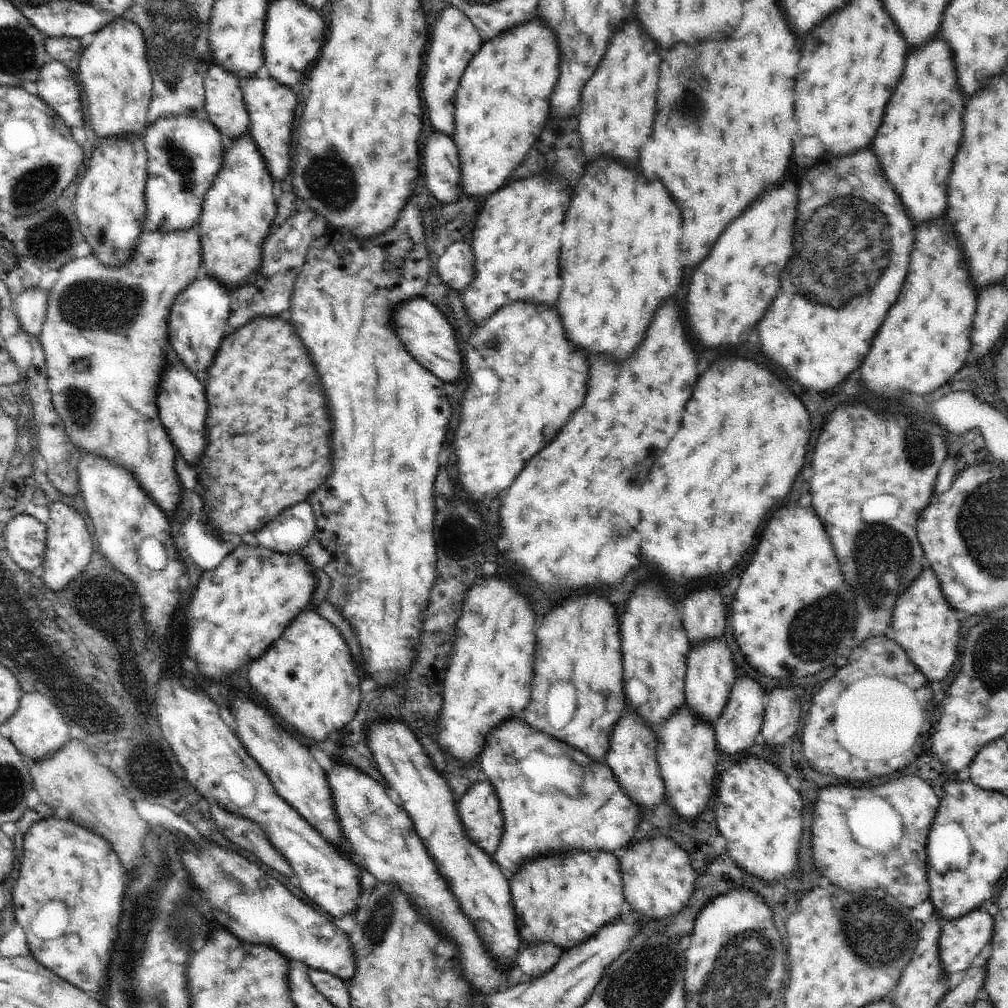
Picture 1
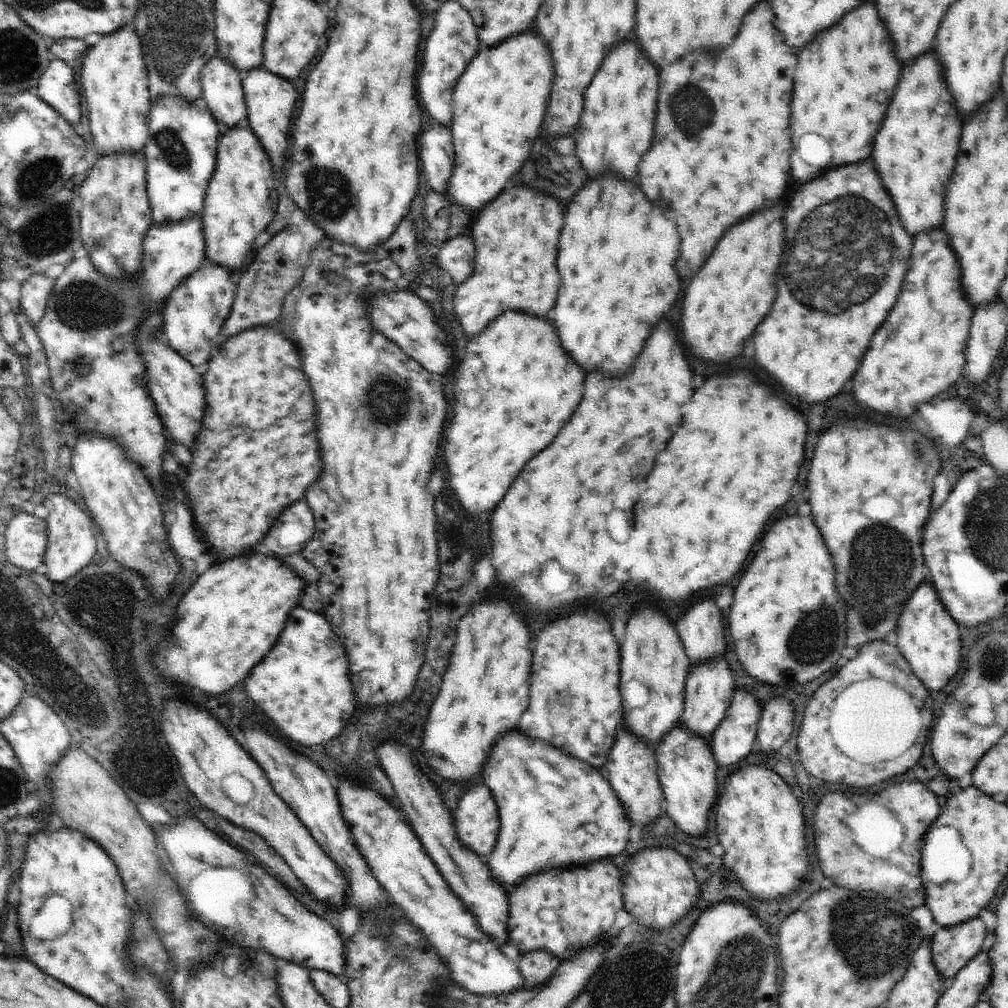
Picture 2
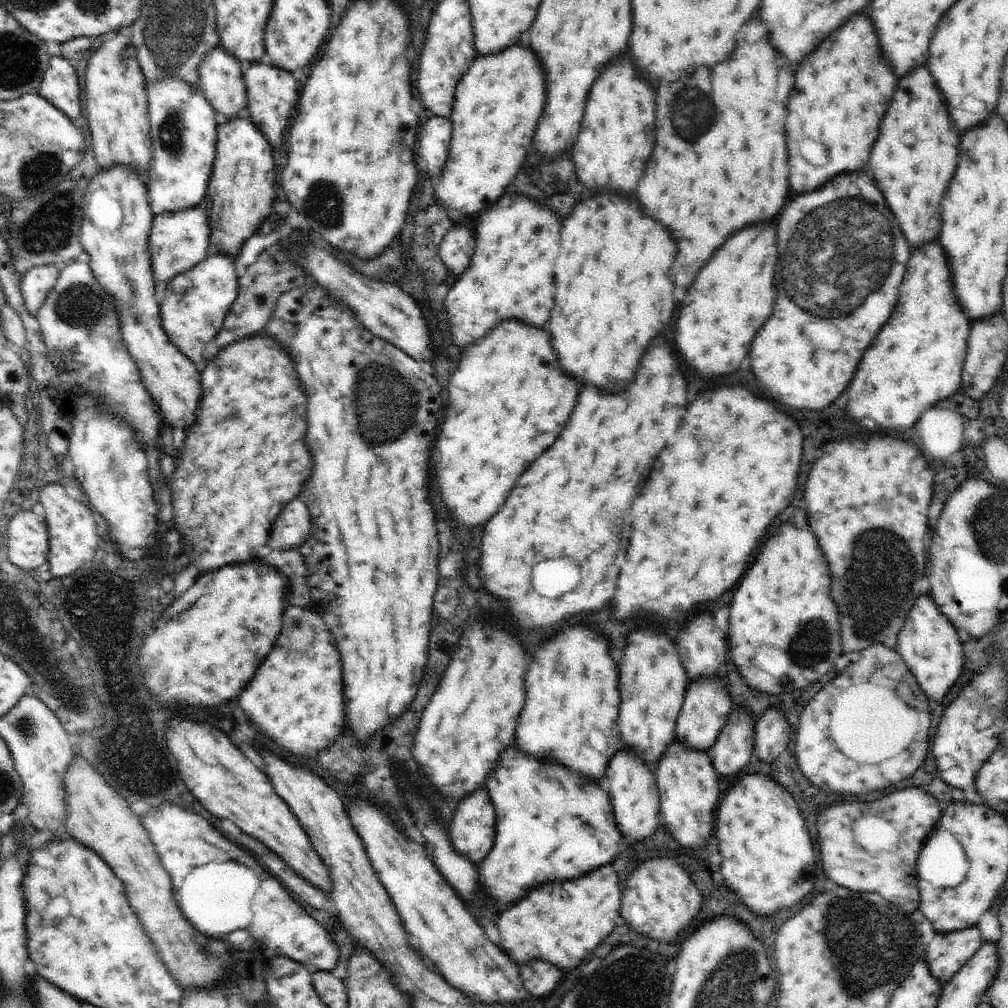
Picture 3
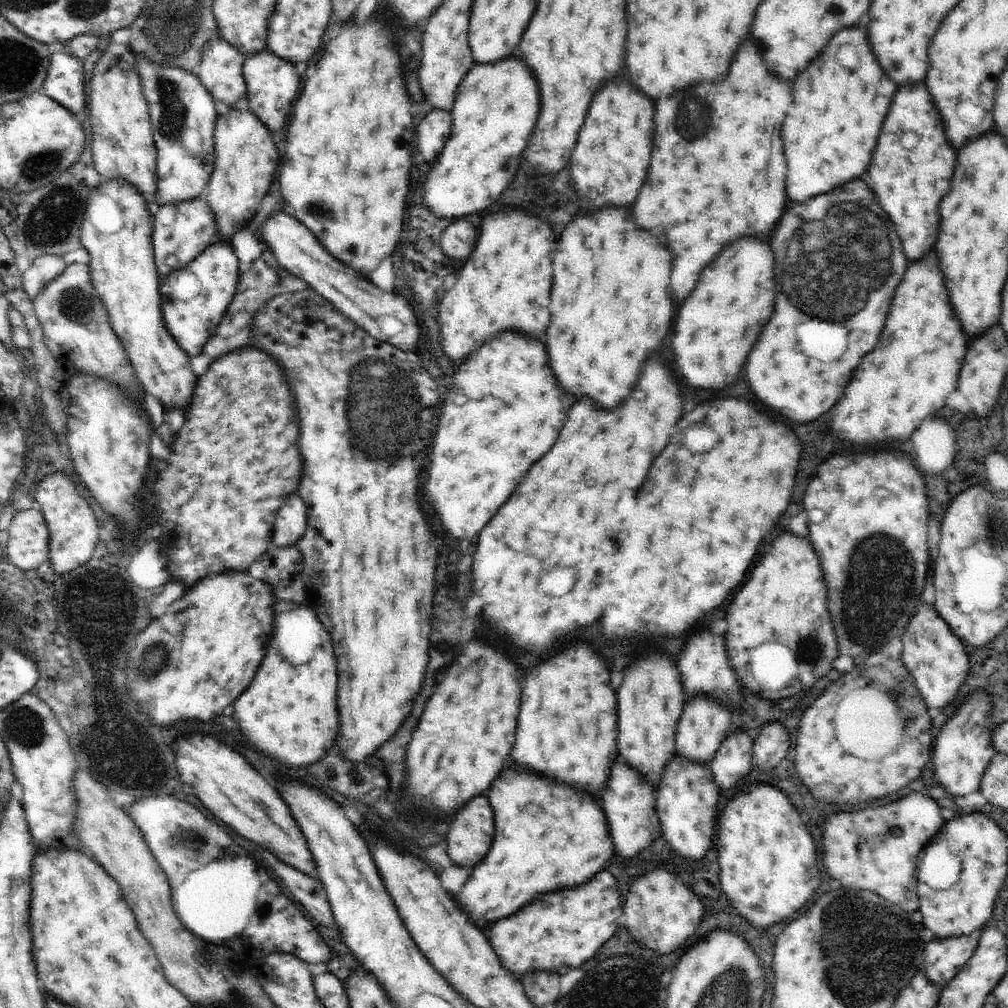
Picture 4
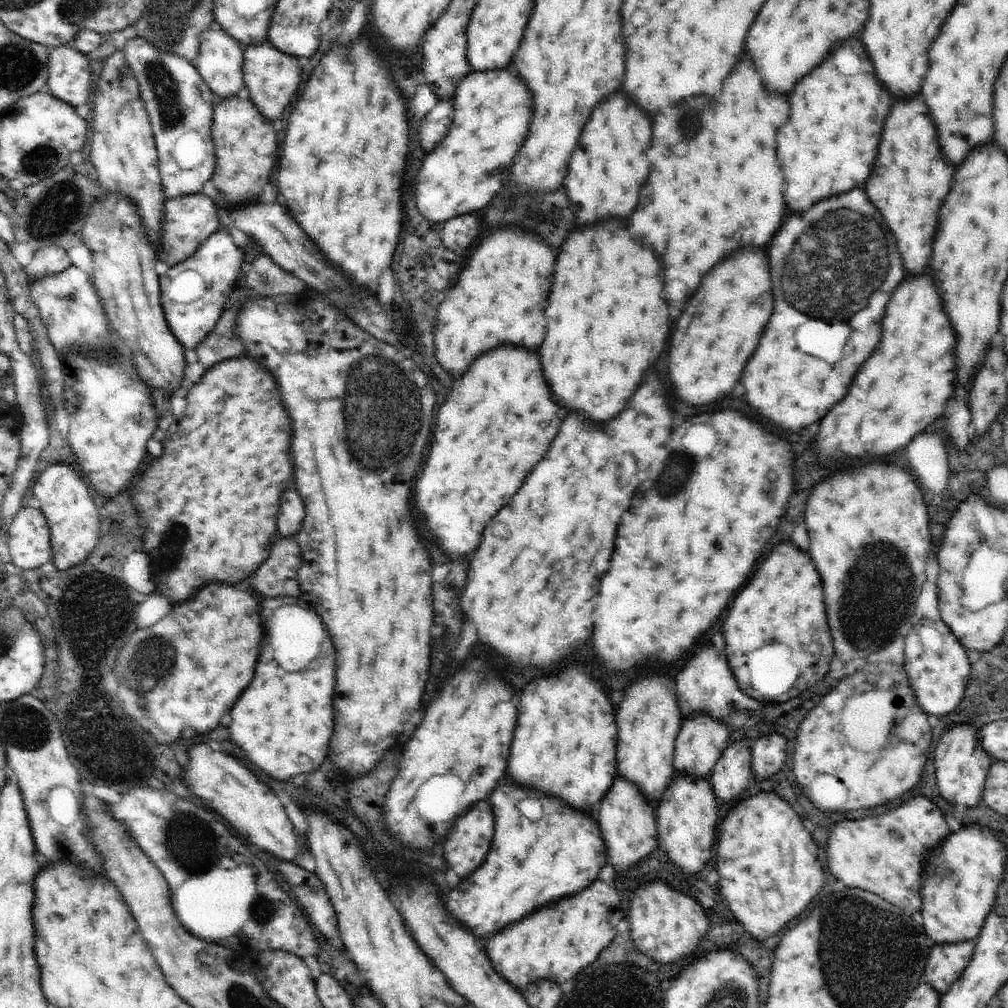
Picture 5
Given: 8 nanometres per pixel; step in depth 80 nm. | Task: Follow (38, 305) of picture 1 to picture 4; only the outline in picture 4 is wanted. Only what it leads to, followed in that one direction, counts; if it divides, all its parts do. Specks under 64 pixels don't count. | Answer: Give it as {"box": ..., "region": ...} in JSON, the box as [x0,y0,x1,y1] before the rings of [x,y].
{"box":[22,254,67,301],"region":[[[42,254],[30,263],[22,276],[23,288],[30,300],[34,301],[34,298],[46,288],[46,284],[63,274],[67,266],[62,256],[56,254]]]}

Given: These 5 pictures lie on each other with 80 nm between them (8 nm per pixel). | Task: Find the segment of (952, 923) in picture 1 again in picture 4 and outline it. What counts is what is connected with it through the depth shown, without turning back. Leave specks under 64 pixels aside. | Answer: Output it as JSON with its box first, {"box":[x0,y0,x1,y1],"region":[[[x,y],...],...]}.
{"box":[924,930,982,989],"region":[[[976,930],[960,938],[935,938],[925,950],[924,972],[940,989],[946,988],[966,962],[972,958],[981,938],[982,931]]]}

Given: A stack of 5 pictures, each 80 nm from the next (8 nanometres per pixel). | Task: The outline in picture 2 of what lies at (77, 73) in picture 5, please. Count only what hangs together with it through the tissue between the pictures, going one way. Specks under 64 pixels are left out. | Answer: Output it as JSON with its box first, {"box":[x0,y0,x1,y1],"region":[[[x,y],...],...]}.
{"box":[34,58,82,127],"region":[[[52,58],[34,92],[72,127],[80,123],[82,114],[78,83],[74,80],[74,70],[68,63]]]}

